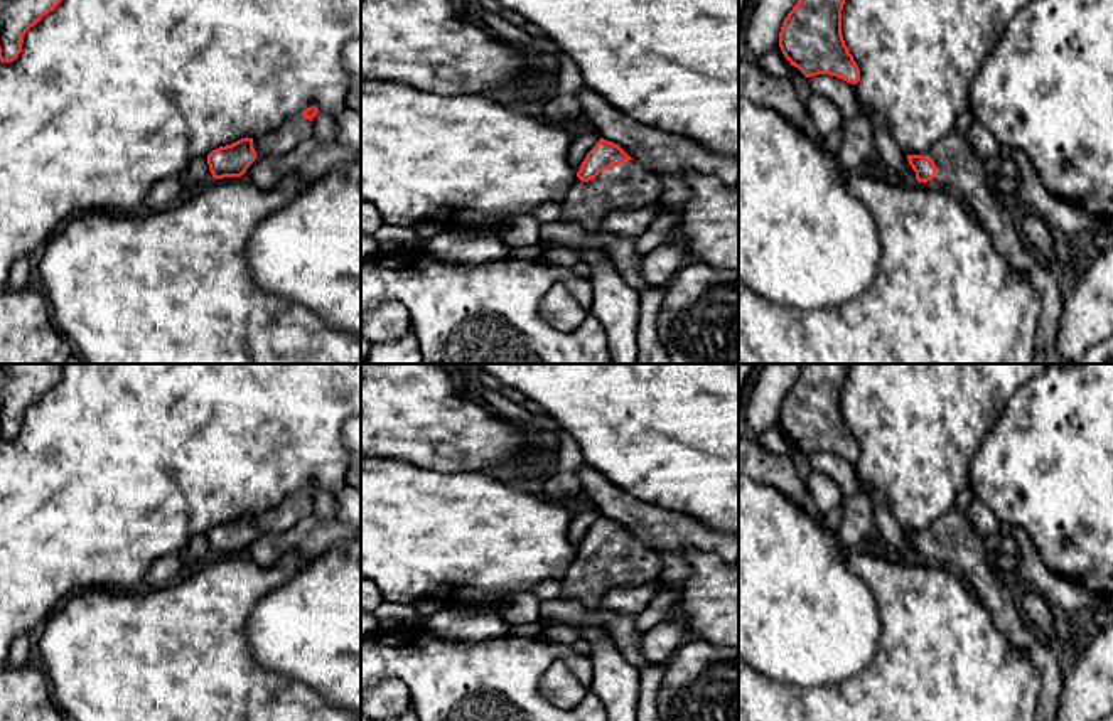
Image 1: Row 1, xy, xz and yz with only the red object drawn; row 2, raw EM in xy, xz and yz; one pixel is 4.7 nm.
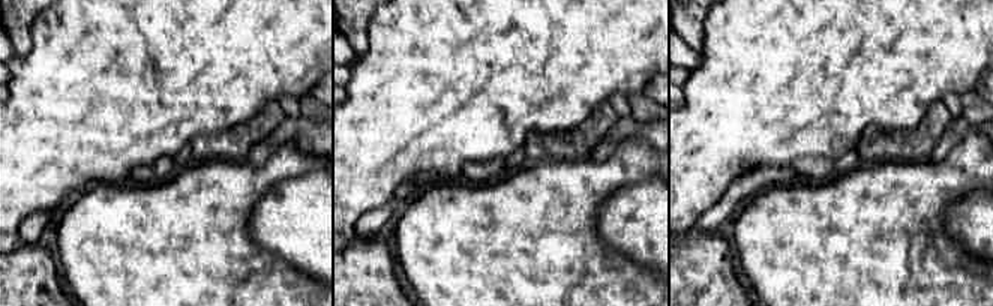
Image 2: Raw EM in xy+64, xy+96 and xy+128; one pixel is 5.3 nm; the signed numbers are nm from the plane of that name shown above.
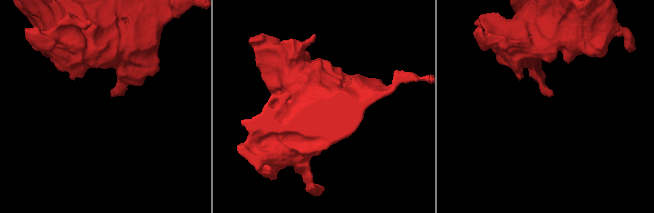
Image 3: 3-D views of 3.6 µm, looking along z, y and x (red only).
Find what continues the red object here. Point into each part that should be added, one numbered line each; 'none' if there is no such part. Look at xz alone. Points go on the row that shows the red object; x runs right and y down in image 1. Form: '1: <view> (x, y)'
1: xz (629, 186)

